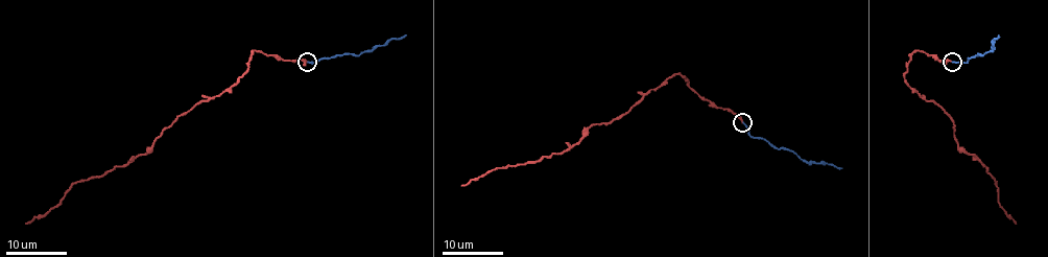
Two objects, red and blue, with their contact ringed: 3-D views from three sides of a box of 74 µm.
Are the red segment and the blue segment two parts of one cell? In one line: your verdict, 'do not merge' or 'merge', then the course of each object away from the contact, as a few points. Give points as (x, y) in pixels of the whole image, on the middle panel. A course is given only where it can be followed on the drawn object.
merge | red via (742, 121), (703, 100), (685, 77), (674, 74), (627, 113), (588, 127), (565, 150), (496, 167), (460, 185) | blue via (742, 121), (752, 137), (765, 138), (779, 148), (792, 150), (802, 160), (842, 168)

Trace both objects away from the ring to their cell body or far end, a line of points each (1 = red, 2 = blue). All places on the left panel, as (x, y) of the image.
1: (307, 61), (254, 50), (248, 68), (238, 79), (181, 114), (146, 154), (75, 182), (60, 202), (25, 223)
2: (307, 61), (342, 53), (356, 54), (406, 36)

